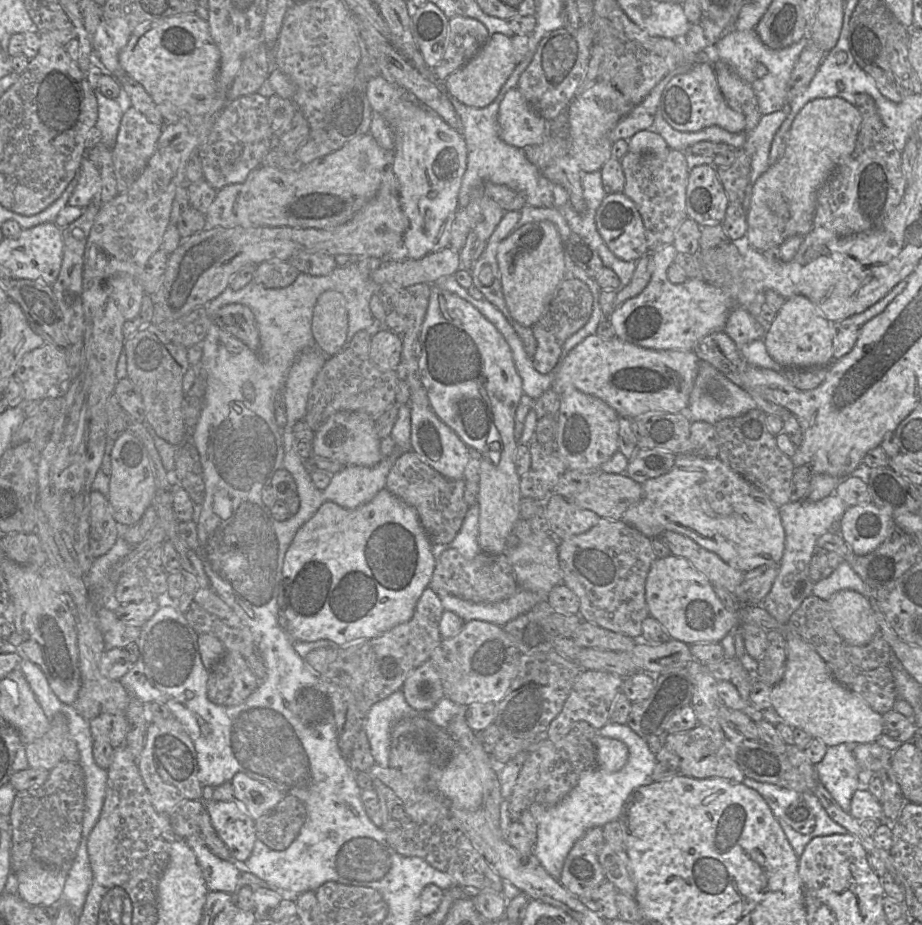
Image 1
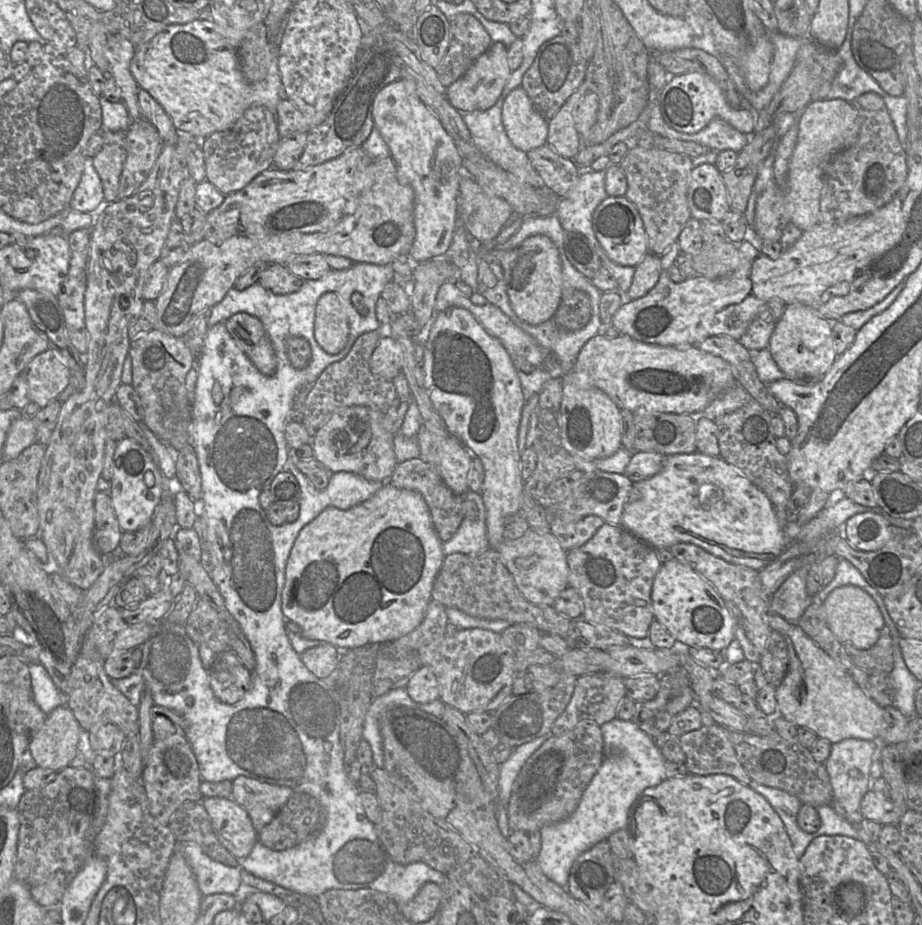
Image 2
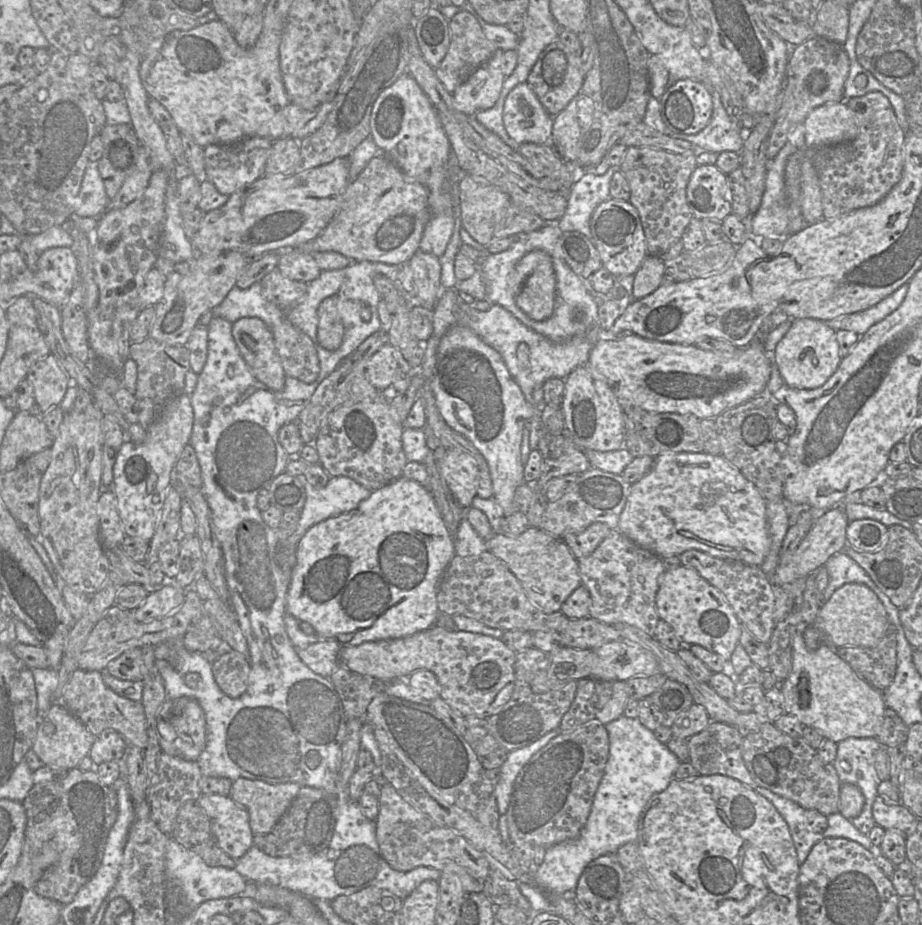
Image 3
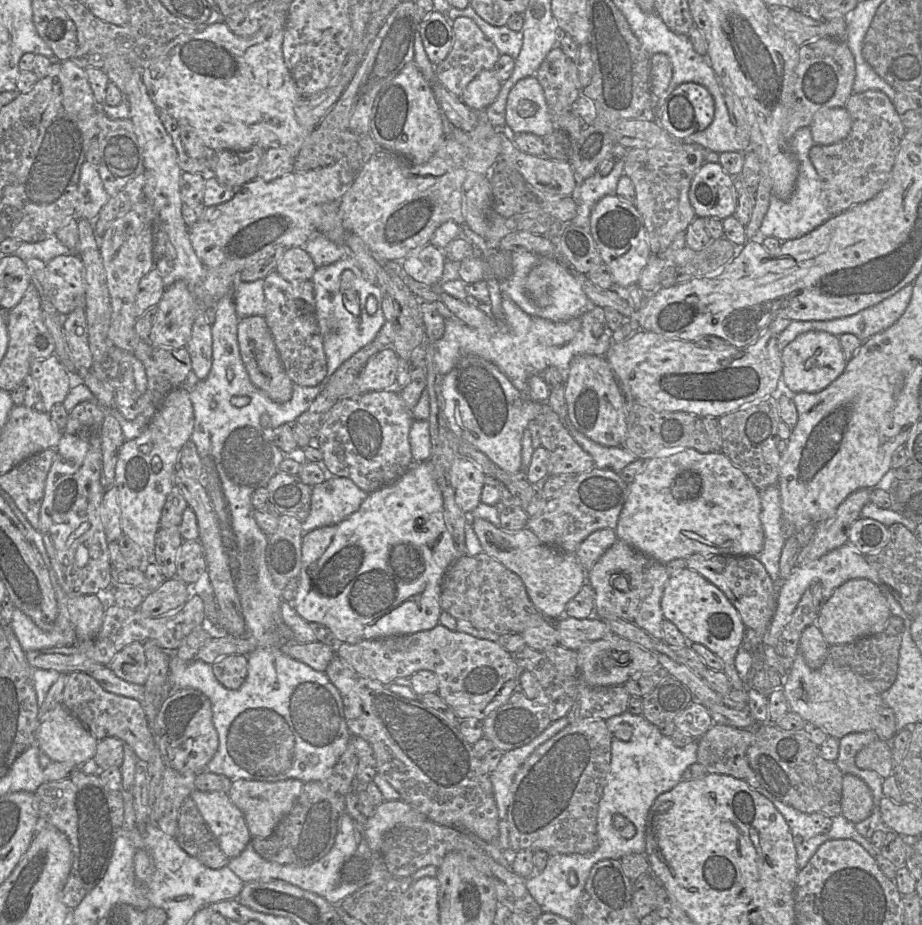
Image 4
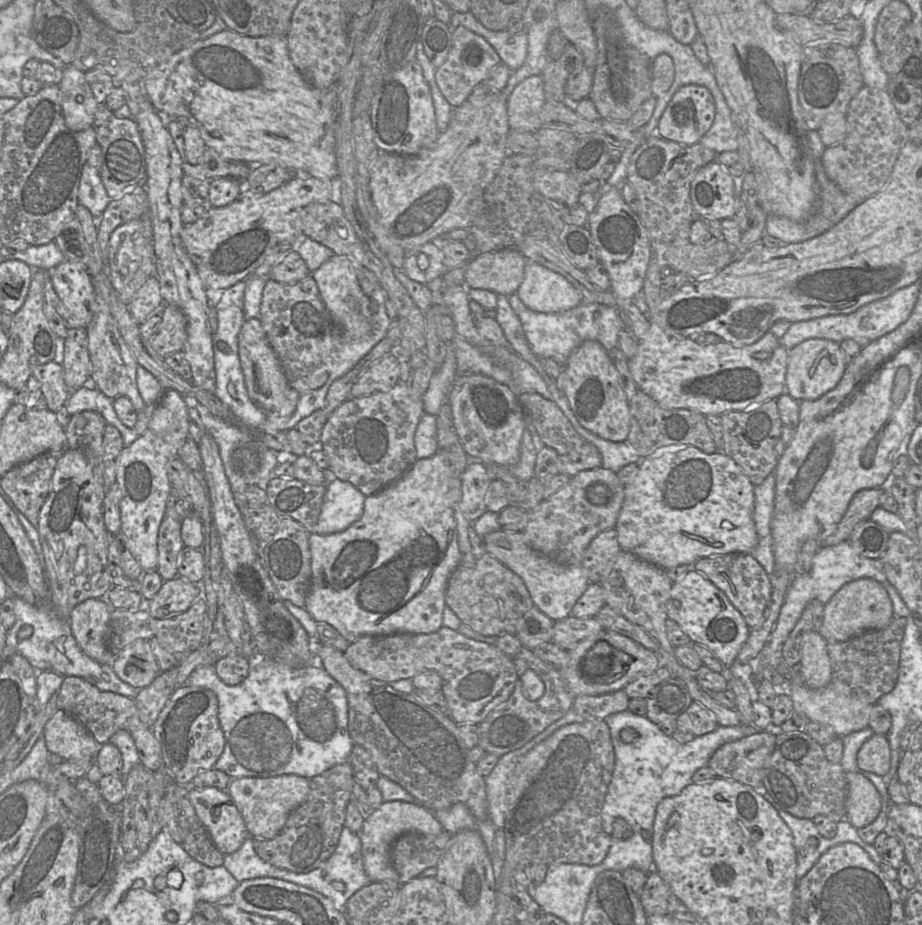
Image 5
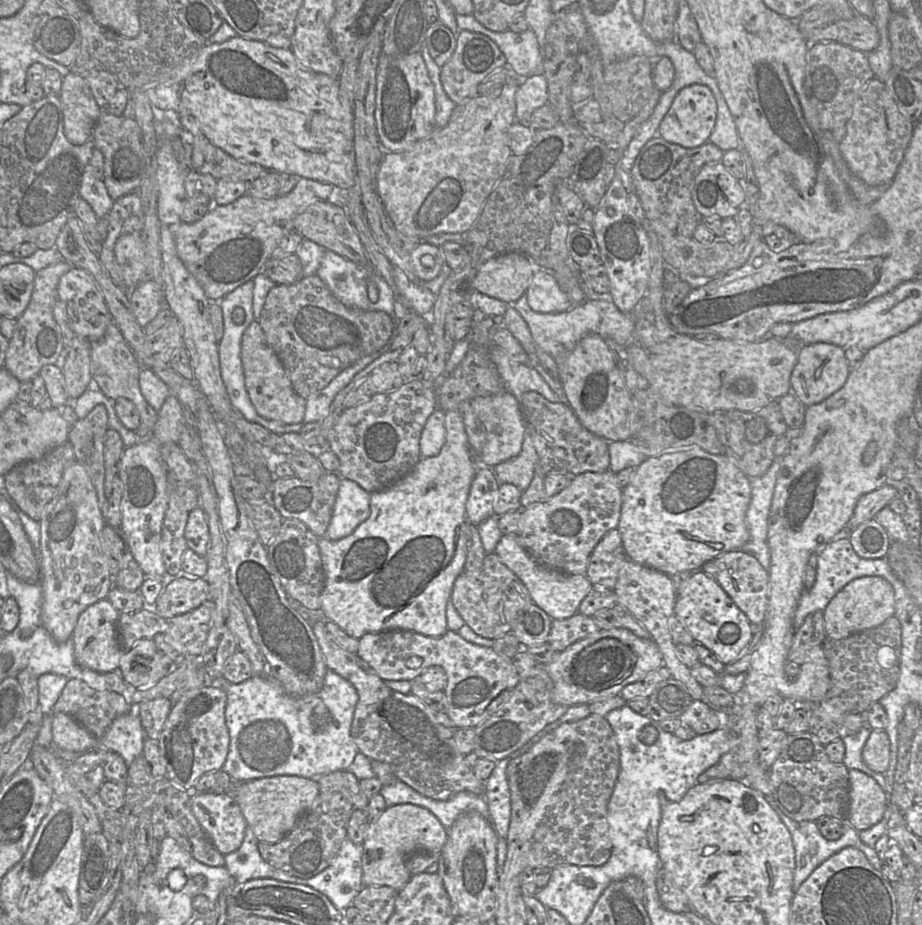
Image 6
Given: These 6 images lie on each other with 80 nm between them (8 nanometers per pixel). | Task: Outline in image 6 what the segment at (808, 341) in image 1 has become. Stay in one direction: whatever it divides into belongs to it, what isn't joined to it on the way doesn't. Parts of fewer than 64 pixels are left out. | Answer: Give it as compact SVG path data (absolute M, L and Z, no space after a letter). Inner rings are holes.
M818 342L802 345L797 350L797 363L791 373L791 392L807 407L818 404L838 391L846 382L850 368L844 349Z

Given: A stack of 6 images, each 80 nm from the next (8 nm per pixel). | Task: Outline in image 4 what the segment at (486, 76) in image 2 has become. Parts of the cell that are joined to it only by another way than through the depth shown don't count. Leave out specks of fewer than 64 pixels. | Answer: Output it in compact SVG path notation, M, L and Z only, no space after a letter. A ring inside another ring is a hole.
M493 69L484 70L466 86L460 99L471 110L485 110L497 99L501 85Z

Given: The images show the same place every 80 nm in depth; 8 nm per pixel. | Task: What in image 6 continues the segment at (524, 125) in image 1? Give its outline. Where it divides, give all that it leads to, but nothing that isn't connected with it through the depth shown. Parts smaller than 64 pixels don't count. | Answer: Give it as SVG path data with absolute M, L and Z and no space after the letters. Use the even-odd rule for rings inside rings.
M544 74L532 75L519 81L516 91L515 120L528 125L534 110L545 105L548 100L548 86Z

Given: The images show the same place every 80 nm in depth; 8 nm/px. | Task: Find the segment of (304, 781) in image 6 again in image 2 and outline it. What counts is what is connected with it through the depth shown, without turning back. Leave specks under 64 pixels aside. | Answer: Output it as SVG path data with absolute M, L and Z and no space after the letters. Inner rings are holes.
M238 776L232 785L232 799L246 810L256 831L269 824L294 793L288 786L272 785L247 776Z

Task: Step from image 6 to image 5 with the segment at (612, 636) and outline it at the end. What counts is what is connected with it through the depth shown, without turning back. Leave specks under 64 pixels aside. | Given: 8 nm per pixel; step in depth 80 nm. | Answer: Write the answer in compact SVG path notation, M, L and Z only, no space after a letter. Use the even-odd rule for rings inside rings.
M608 630L584 639L568 650L568 654L568 662L557 668L574 697L600 695L623 689L635 678L651 674L660 667L660 660L652 650L627 636Z

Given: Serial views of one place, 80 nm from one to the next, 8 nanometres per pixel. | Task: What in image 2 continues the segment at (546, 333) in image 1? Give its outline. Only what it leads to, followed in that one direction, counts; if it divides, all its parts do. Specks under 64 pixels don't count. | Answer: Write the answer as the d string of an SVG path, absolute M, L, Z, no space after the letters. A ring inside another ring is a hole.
M562 288L560 304L553 316L557 327L563 331L575 331L583 328L591 318L589 295L576 289Z

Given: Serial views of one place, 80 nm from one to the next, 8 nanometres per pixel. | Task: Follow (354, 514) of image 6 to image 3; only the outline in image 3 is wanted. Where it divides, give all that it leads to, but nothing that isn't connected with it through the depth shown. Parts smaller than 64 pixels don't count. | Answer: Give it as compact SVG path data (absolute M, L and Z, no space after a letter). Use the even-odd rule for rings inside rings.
M298 475L297 478L305 489L306 500L296 530L290 537L290 541L295 544L298 544L302 536L311 526L330 517L351 511L357 507L361 501L367 499L372 493L372 491L346 476L330 477L328 483L321 488L311 485L304 475Z

